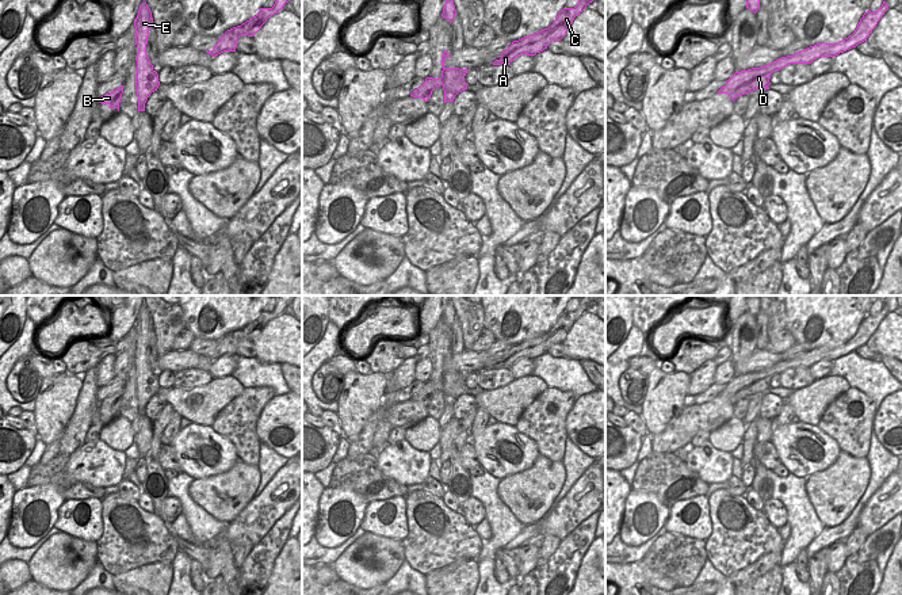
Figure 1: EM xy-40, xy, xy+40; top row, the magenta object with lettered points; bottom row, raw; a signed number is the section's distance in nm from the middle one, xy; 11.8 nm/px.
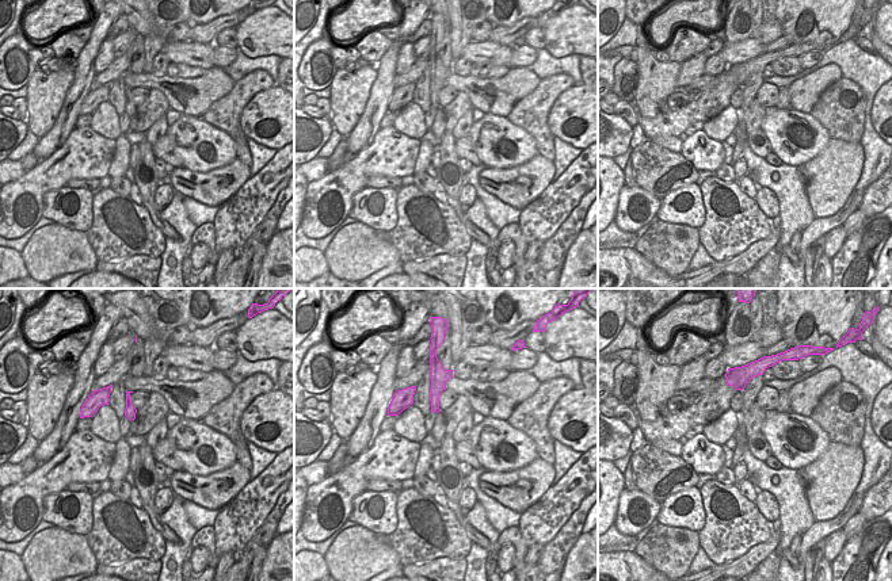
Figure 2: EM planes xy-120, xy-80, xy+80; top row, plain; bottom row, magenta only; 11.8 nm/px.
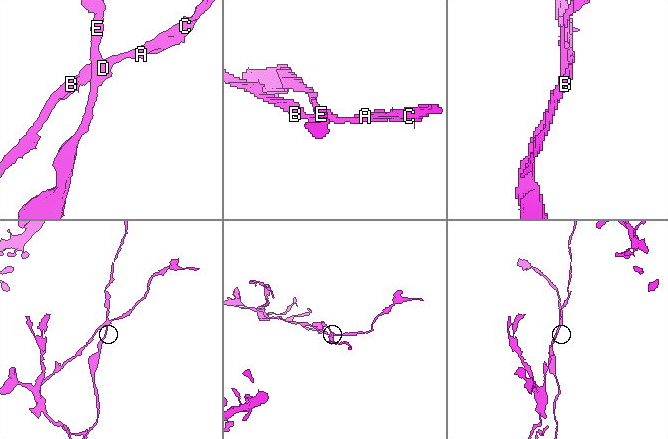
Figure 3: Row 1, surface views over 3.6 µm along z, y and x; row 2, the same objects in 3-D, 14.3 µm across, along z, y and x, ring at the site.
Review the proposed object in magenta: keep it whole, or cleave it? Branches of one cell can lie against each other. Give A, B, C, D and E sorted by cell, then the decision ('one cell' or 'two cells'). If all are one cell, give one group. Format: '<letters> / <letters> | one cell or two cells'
A B C D / E | two cells

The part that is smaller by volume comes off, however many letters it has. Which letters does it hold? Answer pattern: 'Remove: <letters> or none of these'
Remove: E

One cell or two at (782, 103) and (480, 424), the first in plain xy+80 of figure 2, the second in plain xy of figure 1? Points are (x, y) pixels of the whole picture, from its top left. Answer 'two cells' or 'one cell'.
one cell

